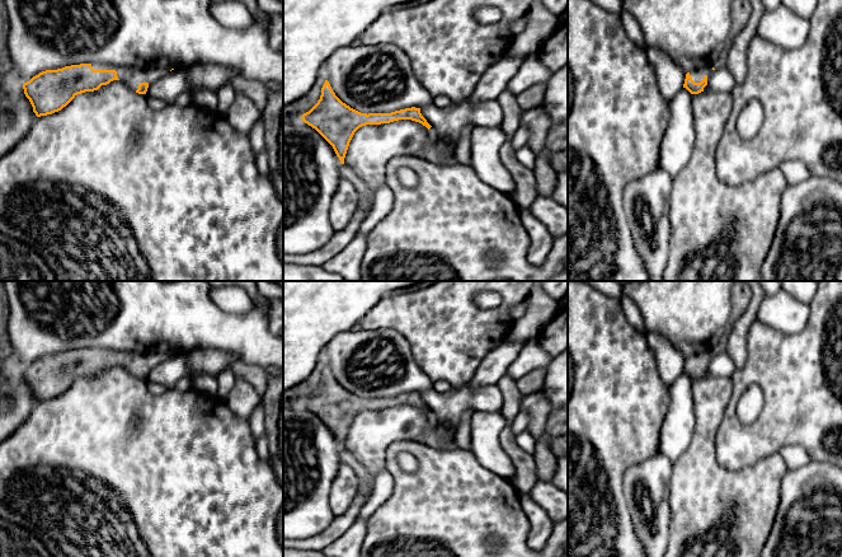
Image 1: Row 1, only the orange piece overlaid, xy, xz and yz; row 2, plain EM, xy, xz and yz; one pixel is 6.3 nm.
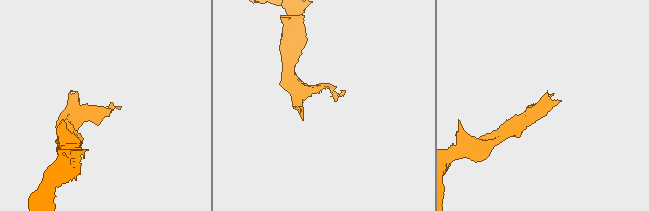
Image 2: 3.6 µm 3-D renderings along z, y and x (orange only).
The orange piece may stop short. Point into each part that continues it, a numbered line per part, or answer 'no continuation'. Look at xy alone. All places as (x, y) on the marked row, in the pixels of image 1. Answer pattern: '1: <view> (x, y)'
1: xy (133, 76)

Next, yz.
1: yz (699, 74)

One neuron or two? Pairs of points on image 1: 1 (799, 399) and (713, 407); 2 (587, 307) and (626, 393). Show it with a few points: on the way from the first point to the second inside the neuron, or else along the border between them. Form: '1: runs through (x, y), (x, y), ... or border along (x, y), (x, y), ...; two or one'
1: border along (732, 378), (732, 394), (715, 434); two
2: runs through (593, 328), (612, 361), (615, 371); one

